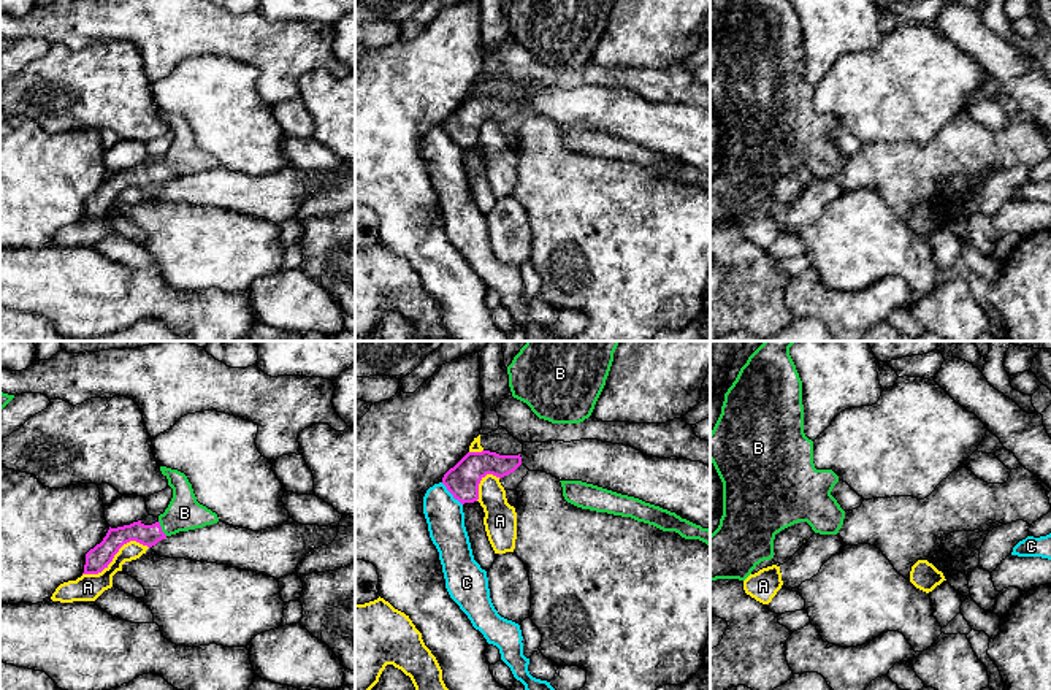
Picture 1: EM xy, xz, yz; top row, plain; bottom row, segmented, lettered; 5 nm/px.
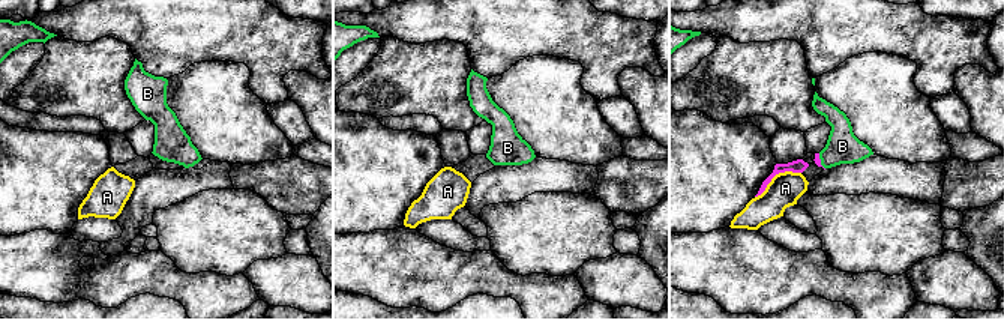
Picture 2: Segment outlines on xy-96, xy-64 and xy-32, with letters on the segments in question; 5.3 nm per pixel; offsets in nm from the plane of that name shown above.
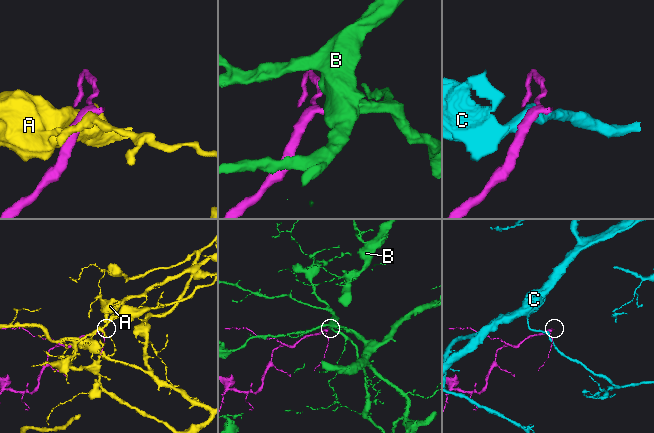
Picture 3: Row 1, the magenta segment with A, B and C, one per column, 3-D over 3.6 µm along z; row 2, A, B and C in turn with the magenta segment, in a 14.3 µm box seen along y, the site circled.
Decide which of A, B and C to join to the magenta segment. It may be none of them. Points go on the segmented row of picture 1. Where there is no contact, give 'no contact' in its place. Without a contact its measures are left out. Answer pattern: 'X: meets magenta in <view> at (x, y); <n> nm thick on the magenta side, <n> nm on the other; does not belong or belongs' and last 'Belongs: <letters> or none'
A: meets magenta in xy at (114, 554); 120 nm thick on the magenta side, 140 nm on the other; does not belong
B: meets magenta in xy at (160, 528); 110 nm thick on the magenta side, 180 nm on the other; belongs
C: meets magenta in xz at (450, 492); 170 nm thick on the magenta side, 190 nm on the other; does not belong
Belongs: B

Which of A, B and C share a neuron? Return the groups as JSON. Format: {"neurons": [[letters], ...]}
{"neurons": [["A"], ["B"], ["C"]]}

